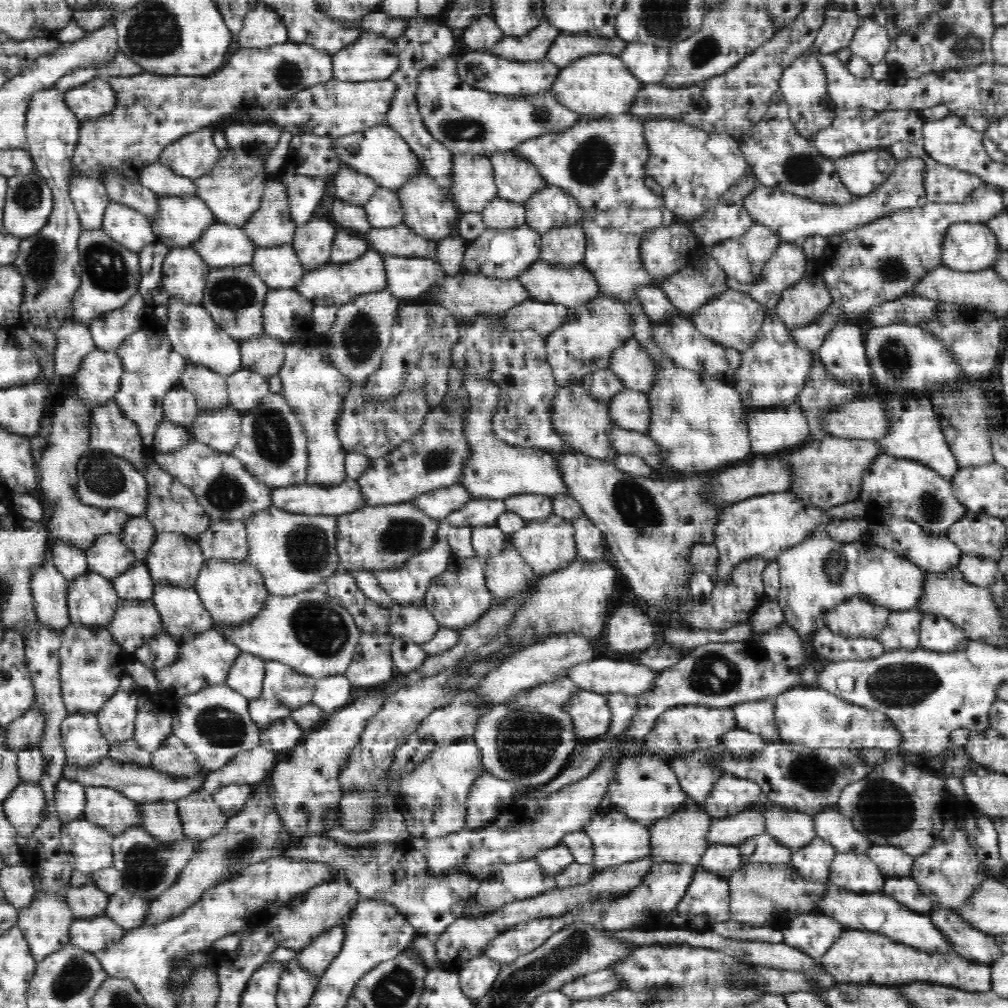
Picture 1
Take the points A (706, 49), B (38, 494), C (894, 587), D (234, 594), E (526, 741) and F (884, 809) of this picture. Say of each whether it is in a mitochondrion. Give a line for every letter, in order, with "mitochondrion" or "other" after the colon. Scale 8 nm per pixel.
A: mitochondrion
B: other
C: other
D: other
E: mitochondrion
F: mitochondrion

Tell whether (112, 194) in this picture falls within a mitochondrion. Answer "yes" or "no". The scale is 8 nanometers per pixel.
no

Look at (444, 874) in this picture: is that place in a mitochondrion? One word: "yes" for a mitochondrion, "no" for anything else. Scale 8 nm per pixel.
no

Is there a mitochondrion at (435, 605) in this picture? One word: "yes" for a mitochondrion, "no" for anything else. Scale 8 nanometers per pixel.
no

